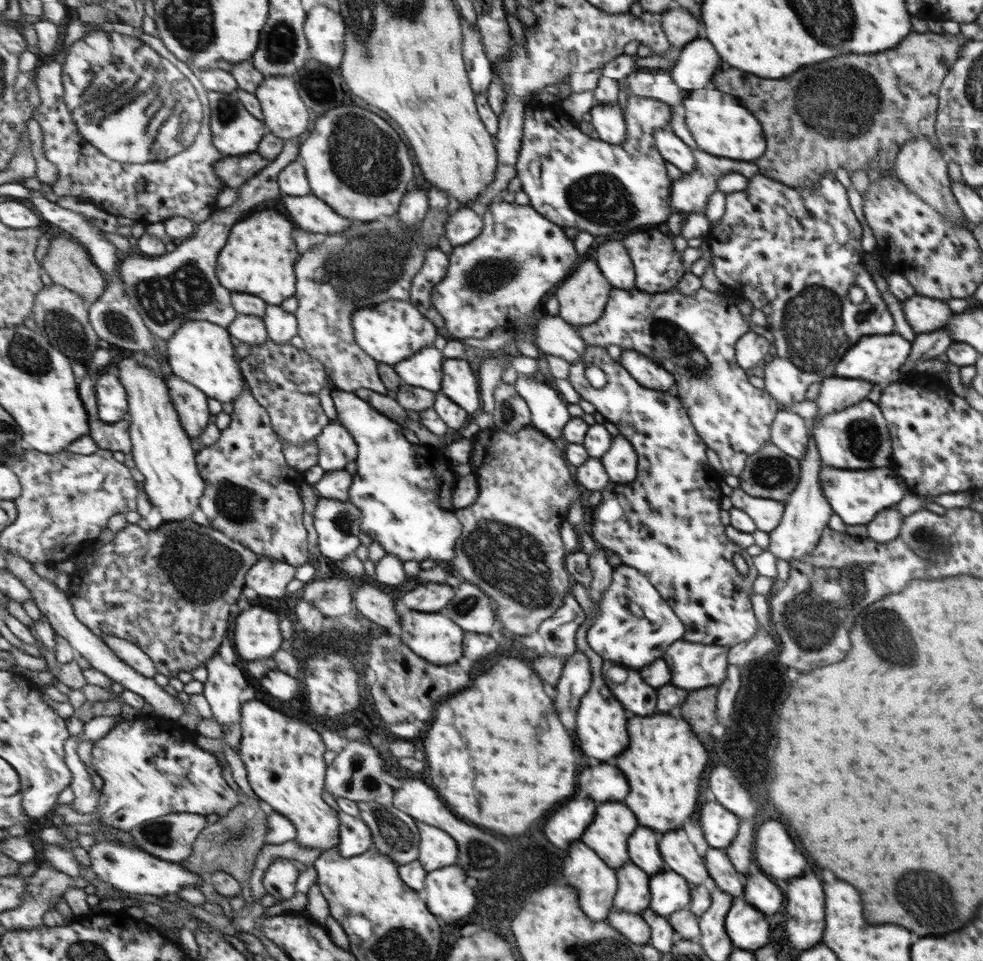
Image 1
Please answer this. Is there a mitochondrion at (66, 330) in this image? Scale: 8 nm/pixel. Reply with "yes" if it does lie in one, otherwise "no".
yes

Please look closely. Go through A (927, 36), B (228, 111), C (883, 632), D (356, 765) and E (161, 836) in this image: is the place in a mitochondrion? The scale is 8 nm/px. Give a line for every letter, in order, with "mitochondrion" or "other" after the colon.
A: other
B: mitochondrion
C: mitochondrion
D: other
E: mitochondrion

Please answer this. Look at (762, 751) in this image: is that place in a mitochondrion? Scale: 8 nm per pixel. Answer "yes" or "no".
yes

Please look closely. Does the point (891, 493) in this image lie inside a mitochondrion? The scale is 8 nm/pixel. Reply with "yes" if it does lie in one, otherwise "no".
no

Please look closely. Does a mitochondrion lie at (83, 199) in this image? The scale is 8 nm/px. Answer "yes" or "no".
no

